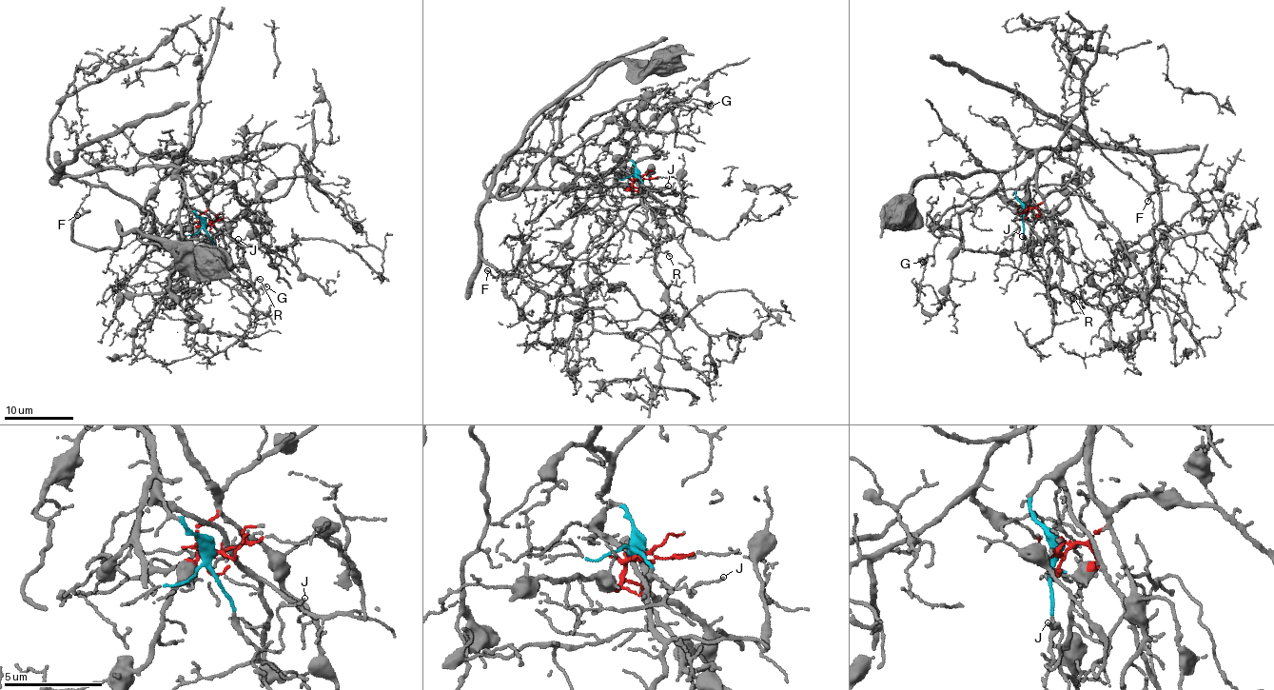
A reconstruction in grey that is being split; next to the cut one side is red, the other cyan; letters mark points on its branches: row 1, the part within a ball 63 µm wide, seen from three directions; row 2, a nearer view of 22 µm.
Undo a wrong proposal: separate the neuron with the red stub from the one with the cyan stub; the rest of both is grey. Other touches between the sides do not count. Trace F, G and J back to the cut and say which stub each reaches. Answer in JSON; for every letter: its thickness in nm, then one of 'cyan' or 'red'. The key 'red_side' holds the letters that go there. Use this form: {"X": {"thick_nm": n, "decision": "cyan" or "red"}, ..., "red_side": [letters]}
{"F": {"thick_nm": 120, "decision": "red"}, "G": {"thick_nm": 180, "decision": "cyan"}, "J": {"thick_nm": 110, "decision": "cyan"}, "red_side": ["F"]}

